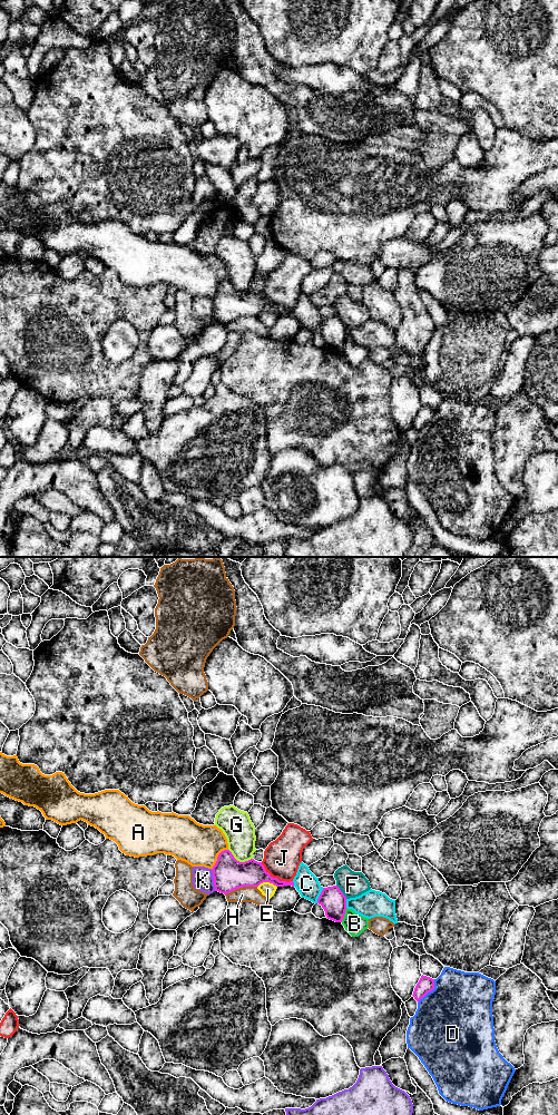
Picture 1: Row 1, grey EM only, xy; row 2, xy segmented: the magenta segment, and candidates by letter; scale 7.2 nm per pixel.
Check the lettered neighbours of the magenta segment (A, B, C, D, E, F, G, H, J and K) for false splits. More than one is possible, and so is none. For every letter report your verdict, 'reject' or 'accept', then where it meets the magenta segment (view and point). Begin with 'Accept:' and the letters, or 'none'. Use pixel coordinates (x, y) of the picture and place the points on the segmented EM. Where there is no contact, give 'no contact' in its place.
Accept: none
A: reject; contact xy (217, 858)
B: reject; contact xy (343, 915)
C: reject; contact xy (320, 896)
D: reject; contact xy (429, 991)
E: reject; contact xy (266, 881)
F: reject; contact xy (341, 891)
G: reject; contact xy (238, 861)
H: reject; contact xy (241, 887)
J: reject; contact xy (275, 878)
K: reject; contact xy (214, 880)

